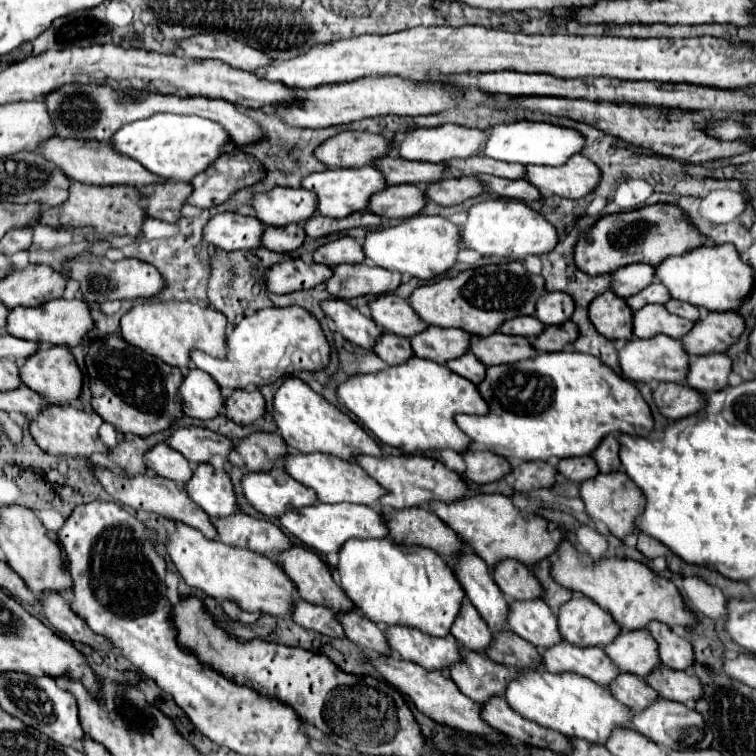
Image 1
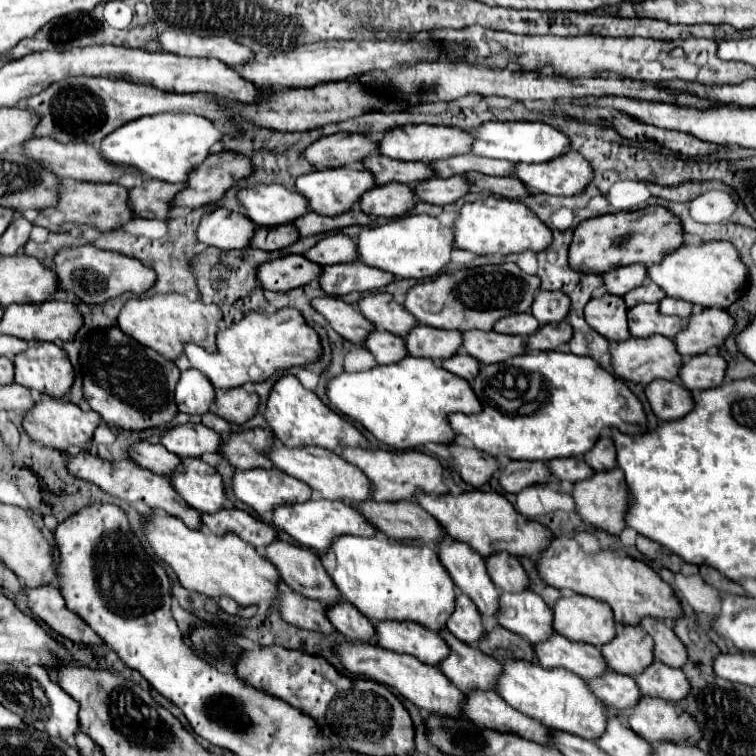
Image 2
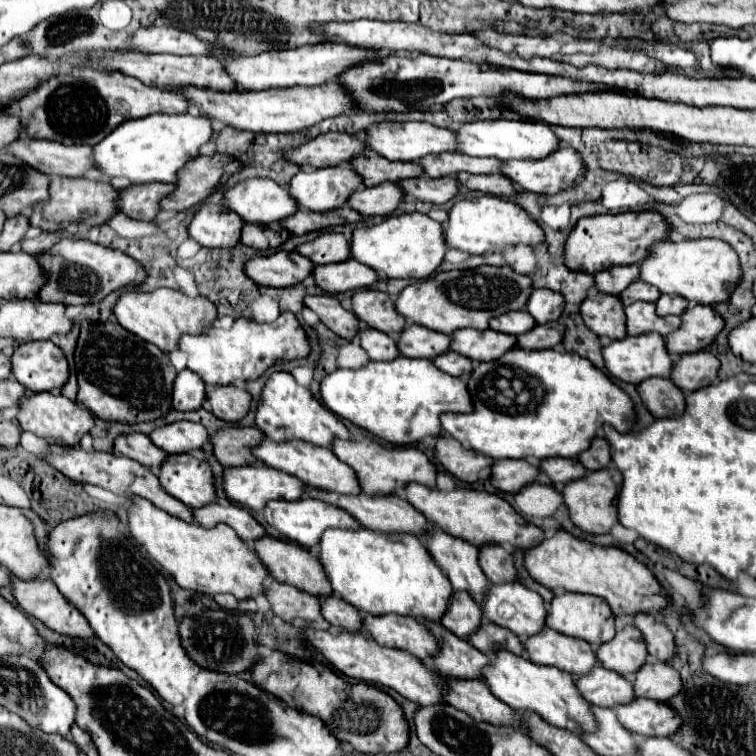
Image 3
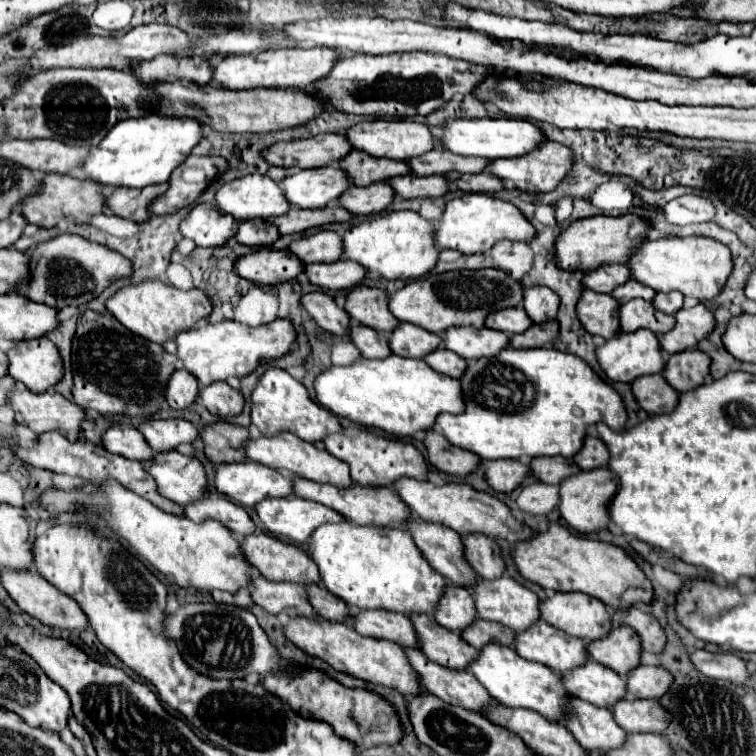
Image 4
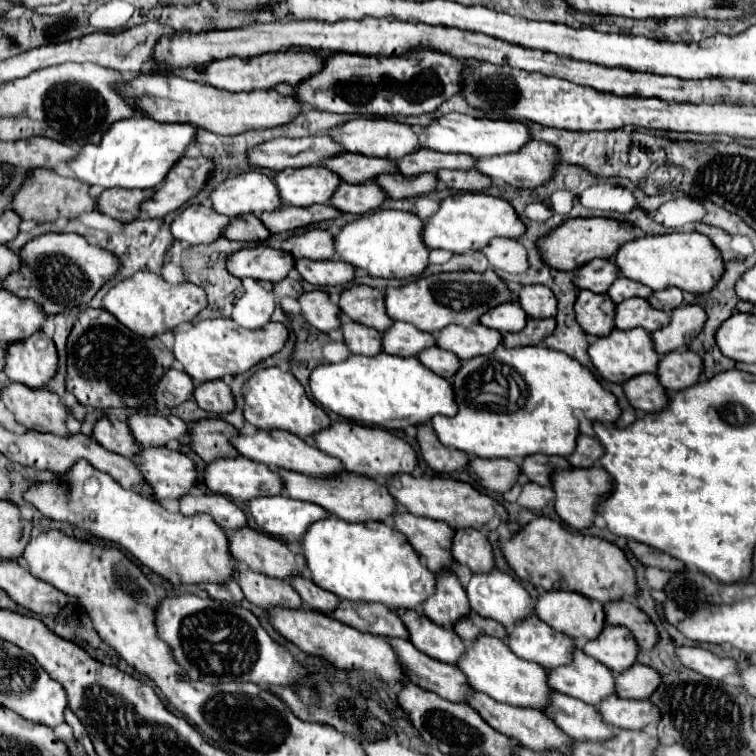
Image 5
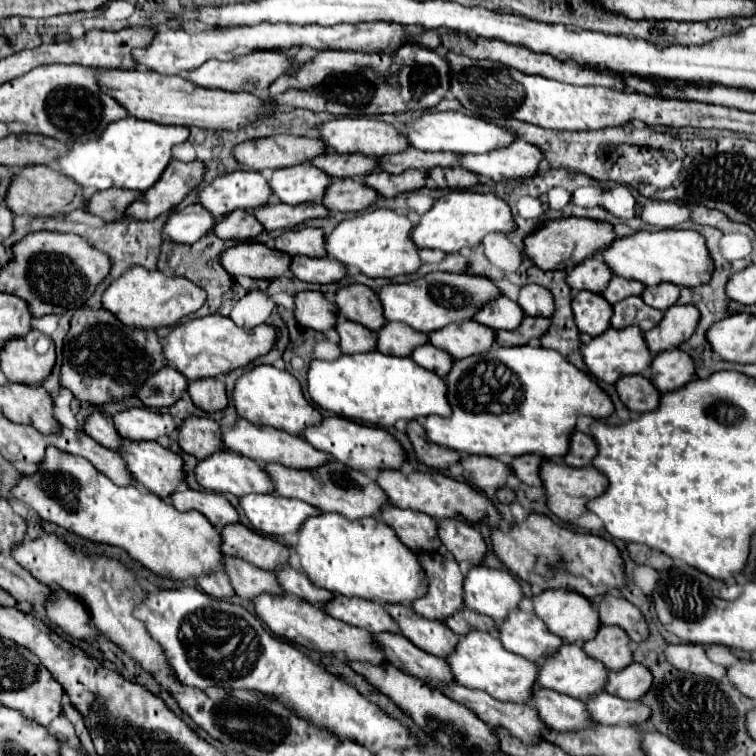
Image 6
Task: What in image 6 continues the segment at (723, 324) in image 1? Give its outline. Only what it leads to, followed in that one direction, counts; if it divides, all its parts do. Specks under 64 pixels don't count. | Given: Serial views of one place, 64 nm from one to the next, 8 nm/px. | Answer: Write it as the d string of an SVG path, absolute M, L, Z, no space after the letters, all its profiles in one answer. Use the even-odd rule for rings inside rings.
M672 306L664 312L662 322L644 334L648 348L652 354L660 354L670 348L678 348L688 336L692 336L692 330L696 330L696 320L700 320L700 312L692 306Z

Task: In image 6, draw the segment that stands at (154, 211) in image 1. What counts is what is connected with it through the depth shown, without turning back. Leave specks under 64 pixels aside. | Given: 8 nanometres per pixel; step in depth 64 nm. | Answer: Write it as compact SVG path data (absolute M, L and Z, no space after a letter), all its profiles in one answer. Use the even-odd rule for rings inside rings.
M110 188L108 192L96 192L90 200L86 210L108 220L122 220L126 218L126 208L138 200L142 196L142 192L128 192L124 188Z

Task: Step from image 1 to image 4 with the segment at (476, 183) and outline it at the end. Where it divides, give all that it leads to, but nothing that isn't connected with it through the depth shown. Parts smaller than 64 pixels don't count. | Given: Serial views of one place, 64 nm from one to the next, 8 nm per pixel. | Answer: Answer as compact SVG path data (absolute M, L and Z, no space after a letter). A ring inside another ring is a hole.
M400 176L388 180L400 198L440 198L448 194L448 178L446 176Z

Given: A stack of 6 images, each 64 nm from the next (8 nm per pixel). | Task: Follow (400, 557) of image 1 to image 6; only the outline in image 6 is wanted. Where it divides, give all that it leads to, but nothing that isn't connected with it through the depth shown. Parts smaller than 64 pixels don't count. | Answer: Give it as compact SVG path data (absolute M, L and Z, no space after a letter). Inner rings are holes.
M328 512L312 516L302 524L294 550L308 578L334 594L382 604L410 604L410 600L418 600L428 590L428 578L420 568L418 556L400 542L388 524L374 516L362 520L346 520Z

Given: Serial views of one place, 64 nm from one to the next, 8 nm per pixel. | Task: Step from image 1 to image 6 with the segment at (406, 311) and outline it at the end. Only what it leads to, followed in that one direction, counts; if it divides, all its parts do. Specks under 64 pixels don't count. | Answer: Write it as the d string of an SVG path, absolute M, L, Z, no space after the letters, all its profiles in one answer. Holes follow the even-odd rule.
M350 284L336 292L336 306L342 316L366 326L368 330L380 330L386 320L380 312L378 294L364 284Z

